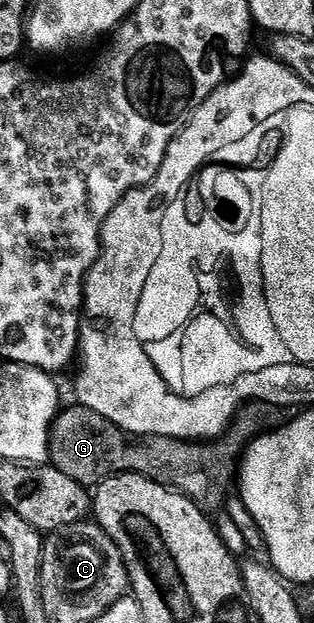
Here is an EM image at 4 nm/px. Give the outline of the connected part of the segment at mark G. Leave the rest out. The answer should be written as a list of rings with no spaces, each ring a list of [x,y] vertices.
[[[249,401],[240,407],[235,420],[227,428],[226,433],[210,441],[182,441],[172,437],[139,437],[136,433],[126,433],[121,427],[109,423],[105,415],[97,415],[97,411],[89,411],[89,407],[75,403],[72,409],[64,408],[51,424],[50,464],[57,466],[69,479],[77,479],[85,487],[97,487],[108,475],[116,473],[136,473],[145,479],[153,479],[153,483],[161,483],[178,493],[184,493],[195,505],[204,511],[222,510],[233,486],[237,481],[243,454],[248,445],[263,433],[271,433],[284,424],[284,410],[278,405],[270,405],[264,401]]]

